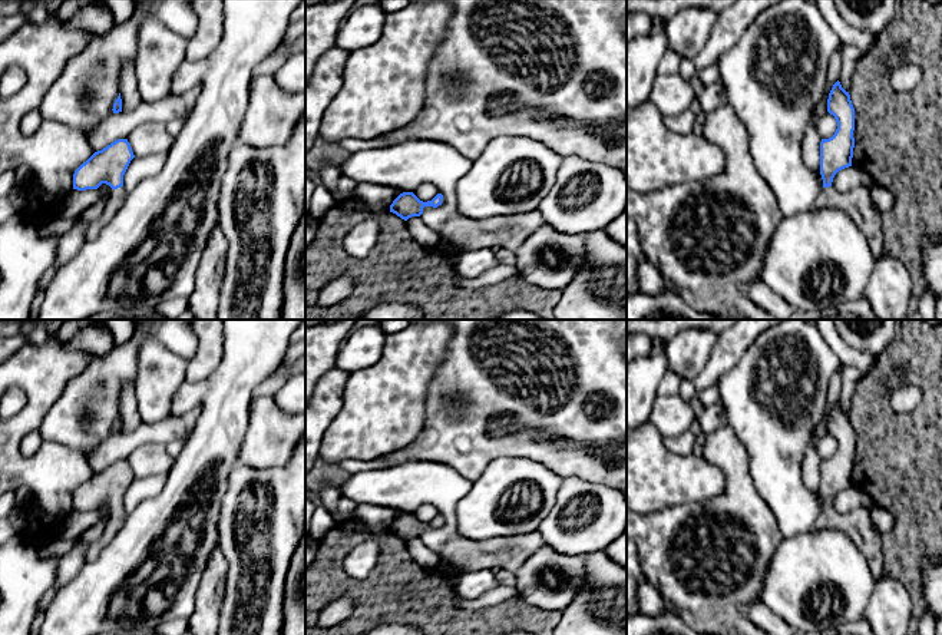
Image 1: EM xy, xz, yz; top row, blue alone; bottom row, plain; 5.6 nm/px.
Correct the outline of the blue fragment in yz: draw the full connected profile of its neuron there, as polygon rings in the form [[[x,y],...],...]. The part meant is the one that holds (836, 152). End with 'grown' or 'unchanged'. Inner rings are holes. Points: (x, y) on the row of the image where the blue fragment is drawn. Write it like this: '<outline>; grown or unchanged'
[[[837,80],[827,99],[827,112],[834,116],[837,129],[829,139],[820,142],[820,175],[823,191],[819,194],[814,206],[842,209],[863,232],[875,261],[885,251],[882,212],[872,202],[870,188],[856,186],[847,192],[837,192],[832,188],[834,175],[852,166],[855,148],[855,108]]]; grown

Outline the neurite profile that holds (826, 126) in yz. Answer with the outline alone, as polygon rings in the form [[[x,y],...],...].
[[[827,112],[817,120],[816,129],[822,139],[829,139],[834,135],[837,122],[834,116]]]

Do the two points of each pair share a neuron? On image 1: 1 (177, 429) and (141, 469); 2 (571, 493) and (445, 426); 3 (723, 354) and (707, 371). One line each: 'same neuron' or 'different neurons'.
1: different neurons
2: different neurons
3: same neuron

